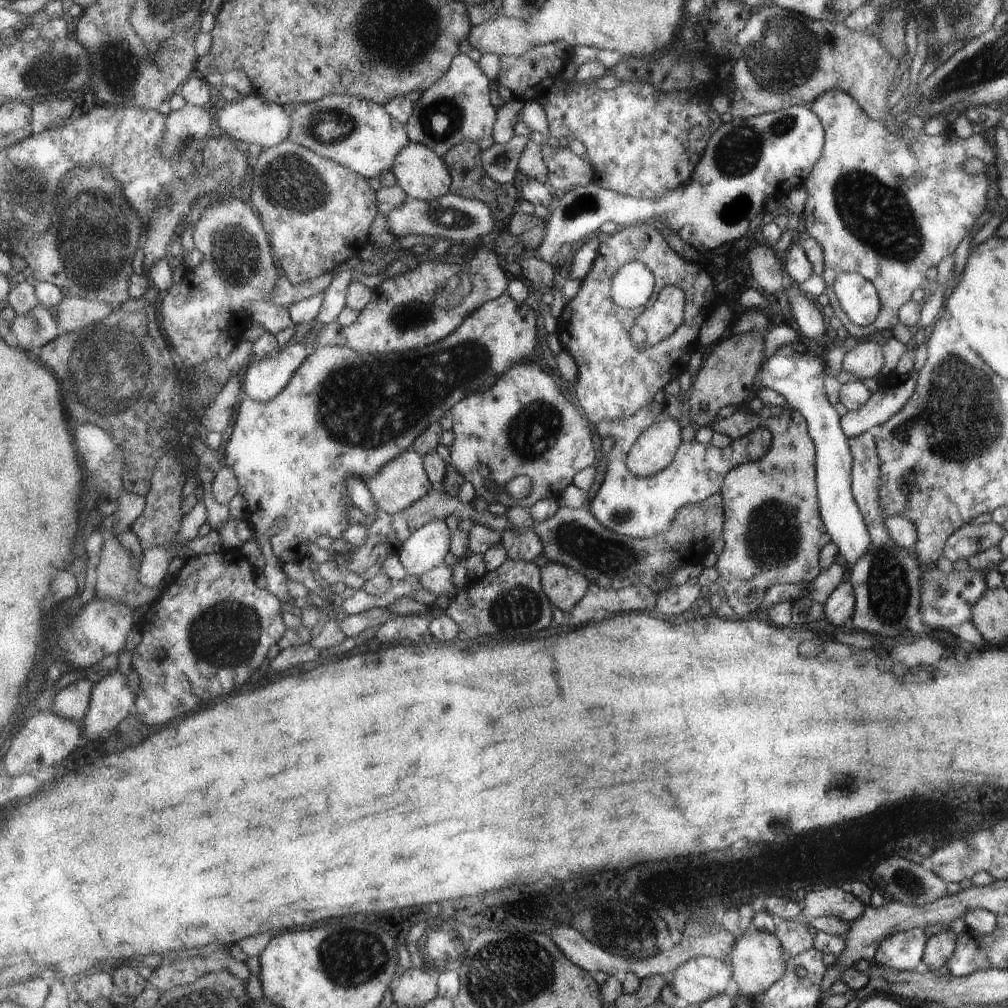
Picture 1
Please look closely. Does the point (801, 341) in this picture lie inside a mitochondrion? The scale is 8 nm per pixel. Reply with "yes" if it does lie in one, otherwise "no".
no

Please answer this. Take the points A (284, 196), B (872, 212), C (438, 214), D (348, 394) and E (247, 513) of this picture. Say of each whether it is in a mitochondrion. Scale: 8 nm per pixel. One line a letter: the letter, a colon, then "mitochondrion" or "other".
A: mitochondrion
B: mitochondrion
C: mitochondrion
D: mitochondrion
E: other

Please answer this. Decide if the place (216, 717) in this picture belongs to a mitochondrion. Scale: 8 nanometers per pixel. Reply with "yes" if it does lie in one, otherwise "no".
no

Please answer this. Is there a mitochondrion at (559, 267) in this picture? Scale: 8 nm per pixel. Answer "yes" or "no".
no

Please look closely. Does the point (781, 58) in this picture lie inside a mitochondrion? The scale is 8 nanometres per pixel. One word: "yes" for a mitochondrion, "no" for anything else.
yes

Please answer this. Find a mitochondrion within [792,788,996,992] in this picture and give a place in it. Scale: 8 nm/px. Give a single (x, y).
(913, 888)

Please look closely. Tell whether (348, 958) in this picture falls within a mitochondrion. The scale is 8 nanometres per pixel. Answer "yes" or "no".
yes

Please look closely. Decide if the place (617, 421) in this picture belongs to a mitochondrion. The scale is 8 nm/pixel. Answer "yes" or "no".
no

